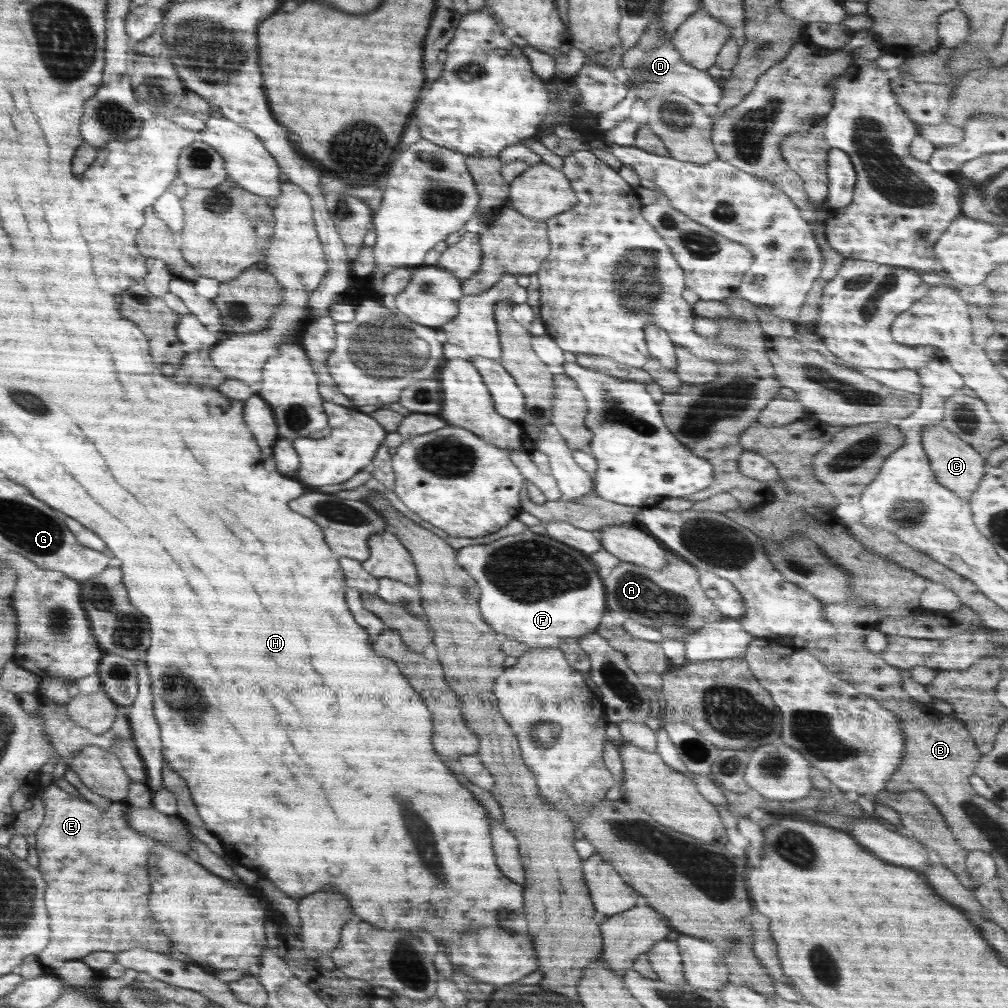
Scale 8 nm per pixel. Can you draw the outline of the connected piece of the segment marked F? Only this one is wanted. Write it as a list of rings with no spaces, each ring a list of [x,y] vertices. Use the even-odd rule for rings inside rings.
[[[530,530],[522,534],[515,534],[512,536],[505,536],[491,542],[490,544],[475,544],[474,546],[467,546],[457,551],[455,556],[456,562],[475,580],[480,589],[479,609],[483,619],[492,626],[496,632],[506,634],[508,638],[520,640],[520,642],[528,644],[530,648],[558,648],[562,640],[572,638],[579,642],[585,634],[595,631],[599,622],[602,620],[607,608],[606,591],[603,583],[603,573],[599,571],[598,566],[590,560],[590,557],[582,551],[572,548],[555,538],[548,535],[532,533]]]

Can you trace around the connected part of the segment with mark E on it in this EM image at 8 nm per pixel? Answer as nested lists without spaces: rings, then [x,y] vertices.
[[[54,785],[46,787],[43,794],[44,819],[32,837],[36,842],[38,868],[50,890],[46,891],[46,904],[50,904],[50,928],[54,928],[54,940],[46,952],[38,956],[42,964],[54,964],[56,960],[82,959],[90,952],[106,950],[120,953],[132,948],[150,948],[150,951],[168,956],[173,949],[169,936],[158,932],[158,924],[148,910],[150,894],[149,860],[152,858],[154,841],[132,829],[126,816],[127,803],[113,801],[102,810],[94,806],[82,794],[74,796]]]

